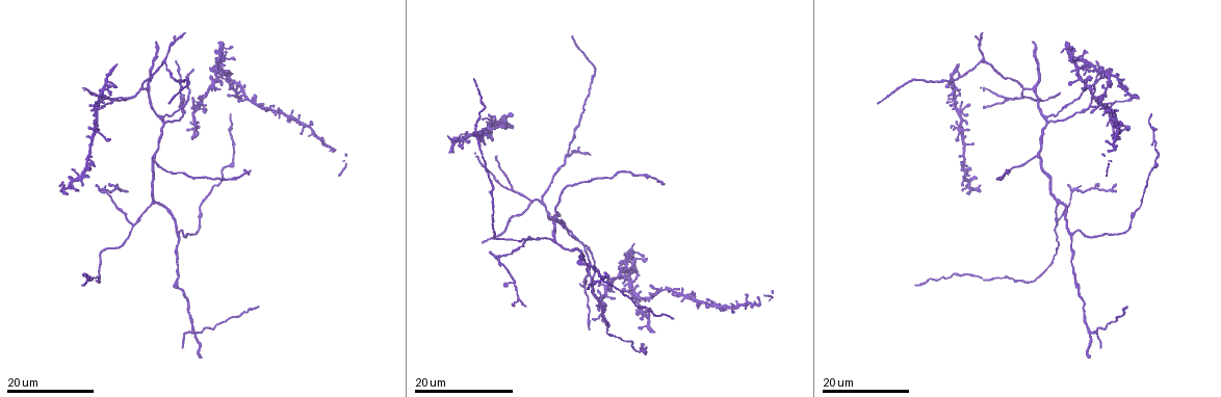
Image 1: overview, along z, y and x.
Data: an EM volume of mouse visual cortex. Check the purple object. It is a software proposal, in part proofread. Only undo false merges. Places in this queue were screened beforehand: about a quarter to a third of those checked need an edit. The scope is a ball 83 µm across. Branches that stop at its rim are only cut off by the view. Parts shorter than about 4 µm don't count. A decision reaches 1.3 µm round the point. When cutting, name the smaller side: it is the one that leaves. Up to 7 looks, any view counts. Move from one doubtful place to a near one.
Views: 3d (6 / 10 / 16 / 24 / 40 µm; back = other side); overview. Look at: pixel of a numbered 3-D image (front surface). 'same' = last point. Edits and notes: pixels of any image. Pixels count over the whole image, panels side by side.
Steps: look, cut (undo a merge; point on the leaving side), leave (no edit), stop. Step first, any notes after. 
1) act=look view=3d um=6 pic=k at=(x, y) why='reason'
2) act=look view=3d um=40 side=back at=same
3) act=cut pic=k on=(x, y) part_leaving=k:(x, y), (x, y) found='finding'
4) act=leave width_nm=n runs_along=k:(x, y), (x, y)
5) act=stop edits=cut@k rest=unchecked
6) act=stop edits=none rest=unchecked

act=look view=3d um=24 pic=1 at=(981, 60) why='two arms in line, one across'

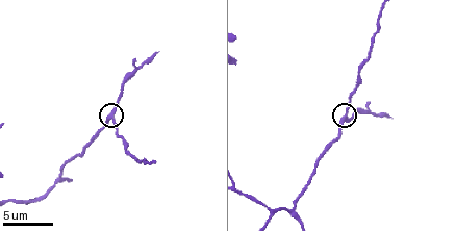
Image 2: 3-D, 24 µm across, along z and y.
act=look view=3d um=10 pic=2 at=(113, 110) why='zoom in'

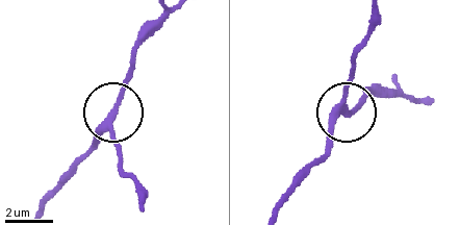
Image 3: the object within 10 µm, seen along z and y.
act=leave runs_along=3:(39, 210), (111, 118), (131, 66) found='all the same neuron'

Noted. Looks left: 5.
act=look view=3d um=16 pic=1 at=(1034, 155) why='branch point'

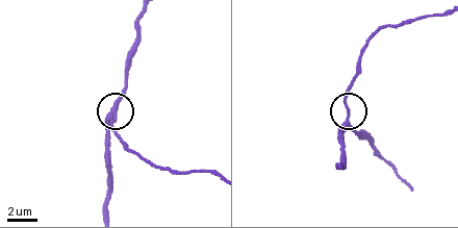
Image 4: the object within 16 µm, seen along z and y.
act=look view=3d um=6 pic=4 at=(115, 114) why='closer look'

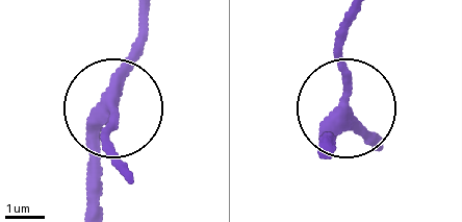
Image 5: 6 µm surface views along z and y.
act=leave width_nm=310 runs_along=5:(144, 11), (144, 42), (104, 141), (114, 168) found='all the same neuron'

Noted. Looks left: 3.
act=look view=3d um=16 pic=1 at=(1069, 236) why='arms part here'

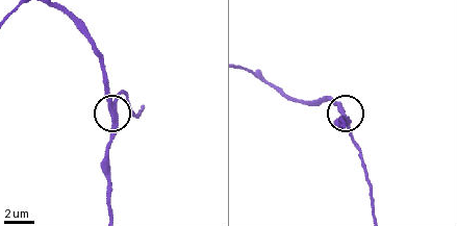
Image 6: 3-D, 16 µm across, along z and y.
act=look view=3d um=6 pic=6 at=(112, 109)

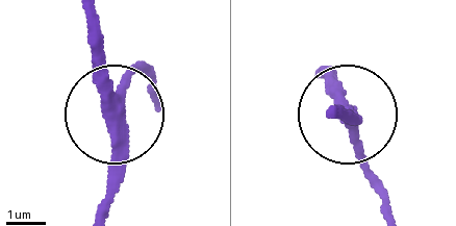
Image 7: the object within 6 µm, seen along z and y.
act=leave width_nm=320 runs_along=7:(86, 19), (110, 128), (110, 208) found='continuous, no second neuron'

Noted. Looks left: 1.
act=stop edits=none rest=unchecked

